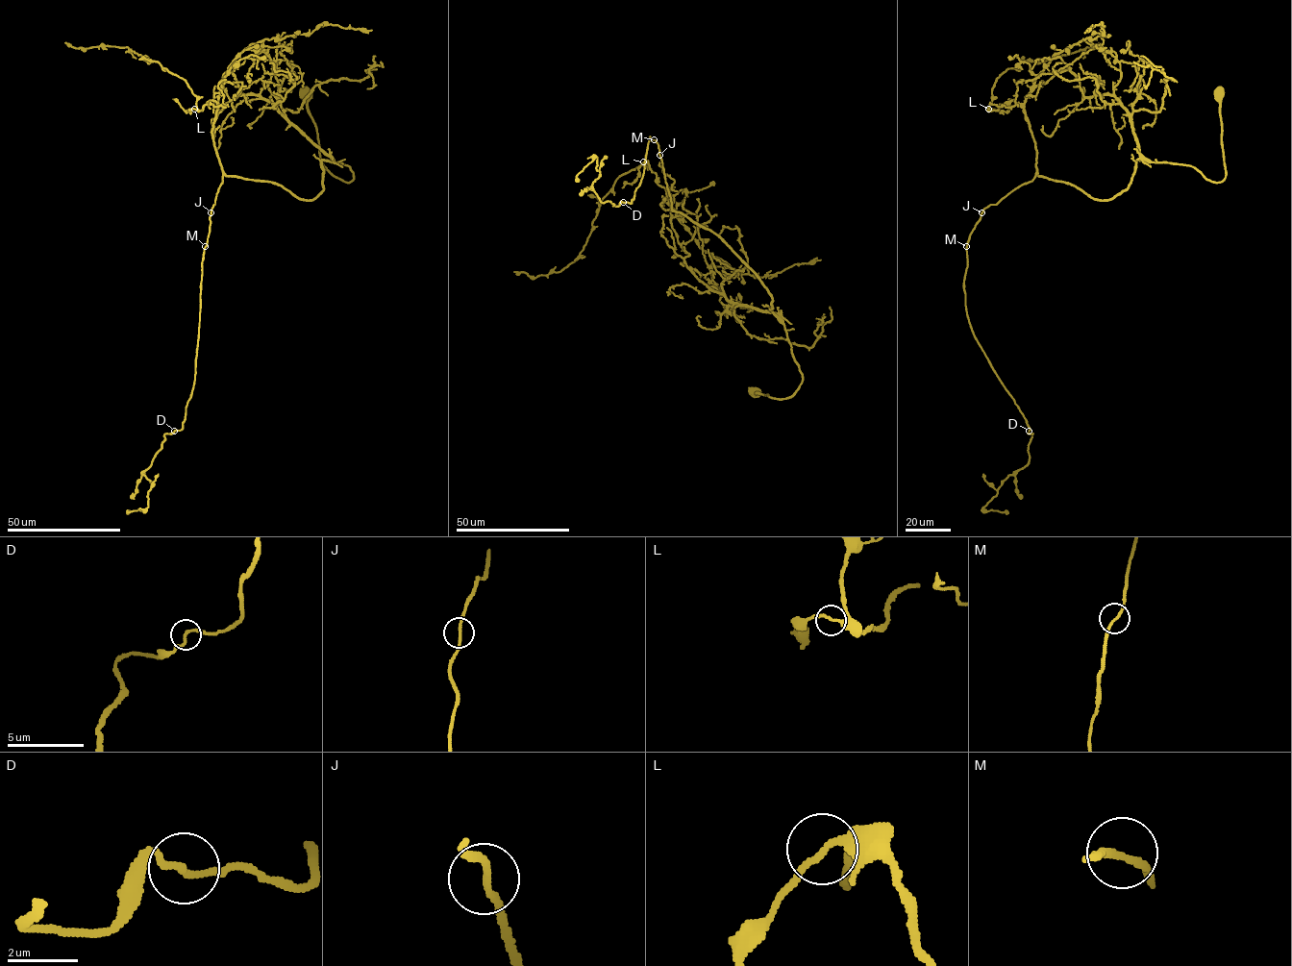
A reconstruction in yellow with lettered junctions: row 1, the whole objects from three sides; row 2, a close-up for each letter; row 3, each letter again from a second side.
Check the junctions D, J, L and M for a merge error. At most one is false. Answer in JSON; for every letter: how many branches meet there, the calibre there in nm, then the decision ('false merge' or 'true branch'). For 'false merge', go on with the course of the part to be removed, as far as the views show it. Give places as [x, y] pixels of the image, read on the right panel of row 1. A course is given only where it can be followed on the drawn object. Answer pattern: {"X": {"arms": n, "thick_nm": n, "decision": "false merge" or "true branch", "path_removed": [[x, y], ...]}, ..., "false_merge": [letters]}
{"D": {"arms": 2, "thick_nm": 180, "decision": "true branch"}, "J": {"arms": 2, "thick_nm": 170, "decision": "true branch"}, "L": {"arms": 2, "thick_nm": 200, "decision": "true branch"}, "M": {"arms": 2, "thick_nm": 180, "decision": "true branch"}, "false_merge": []}

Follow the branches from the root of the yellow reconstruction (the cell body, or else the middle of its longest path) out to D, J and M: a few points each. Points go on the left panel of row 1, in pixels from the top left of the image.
D: (307, 95), (321, 163), (354, 178), (322, 160), (323, 190), (301, 200), (223, 175), (174, 431)
J: (307, 95), (321, 163), (353, 179), (348, 165), (322, 160), (323, 190), (301, 200), (223, 175), (211, 212)
M: (307, 95), (321, 163), (353, 179), (348, 165), (322, 160), (323, 190), (301, 200), (223, 175), (205, 246)

